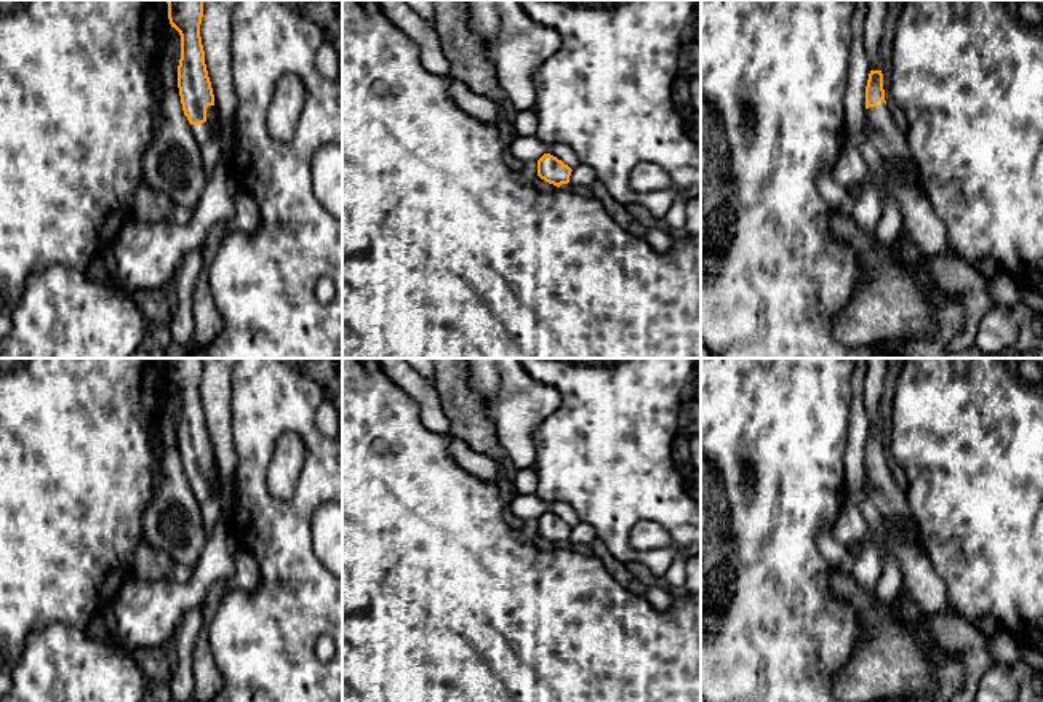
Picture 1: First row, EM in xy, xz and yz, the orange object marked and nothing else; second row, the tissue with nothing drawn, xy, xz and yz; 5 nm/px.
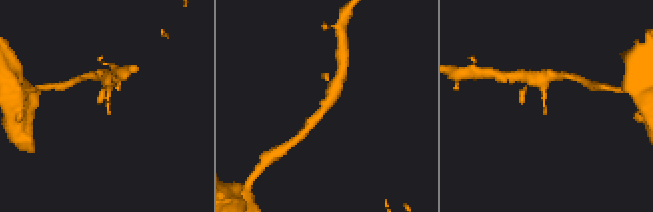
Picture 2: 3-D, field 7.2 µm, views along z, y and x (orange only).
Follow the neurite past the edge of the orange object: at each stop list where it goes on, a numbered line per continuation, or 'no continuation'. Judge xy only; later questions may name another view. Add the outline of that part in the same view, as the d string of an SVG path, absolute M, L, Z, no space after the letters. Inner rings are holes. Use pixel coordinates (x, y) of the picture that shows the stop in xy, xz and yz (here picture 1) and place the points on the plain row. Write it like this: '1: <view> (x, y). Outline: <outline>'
1: xy (202, 491). Outline: M216 464L206 465L206 480L202 483L190 483L195 499L203 504L210 499L213 489Z

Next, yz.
1: yz (882, 490). Outline: M883 459L867 467L867 497L878 507L885 518L910 518L907 496L899 489Z

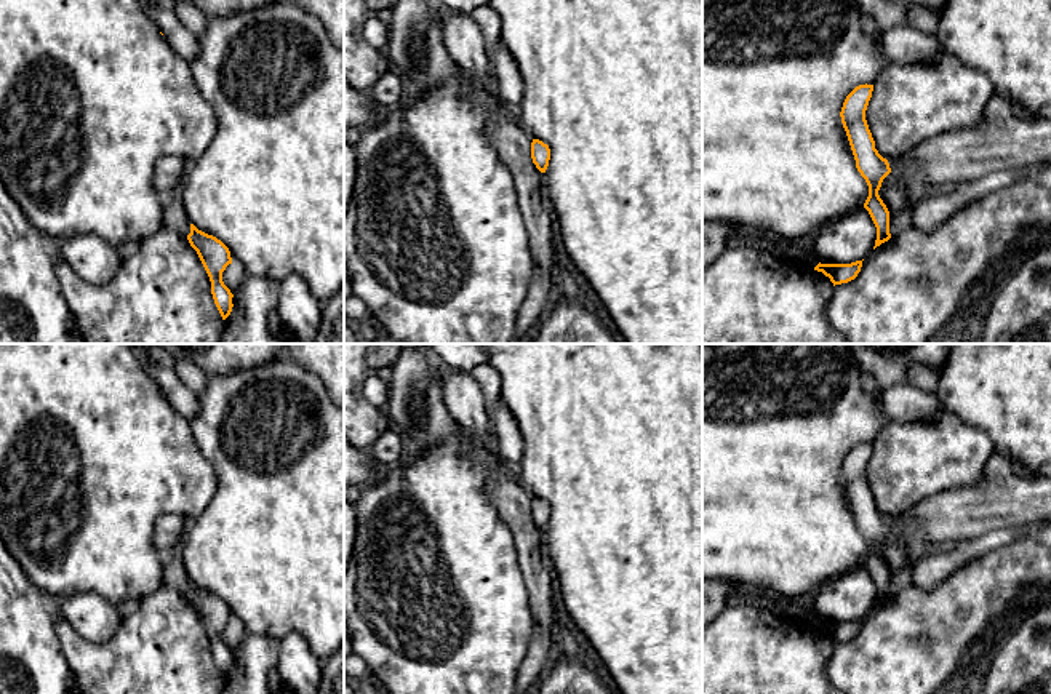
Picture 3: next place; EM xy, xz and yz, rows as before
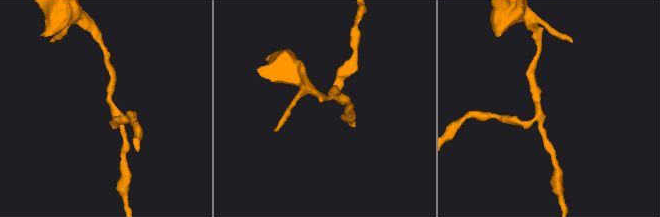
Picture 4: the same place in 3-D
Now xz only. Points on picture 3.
no continuation

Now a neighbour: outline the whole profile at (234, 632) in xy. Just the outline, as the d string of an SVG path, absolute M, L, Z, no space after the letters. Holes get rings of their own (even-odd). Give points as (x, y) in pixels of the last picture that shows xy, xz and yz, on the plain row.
M232 620L222 630L222 640L234 652L238 648L240 641L243 640L245 633L246 632L243 625L240 622Z

